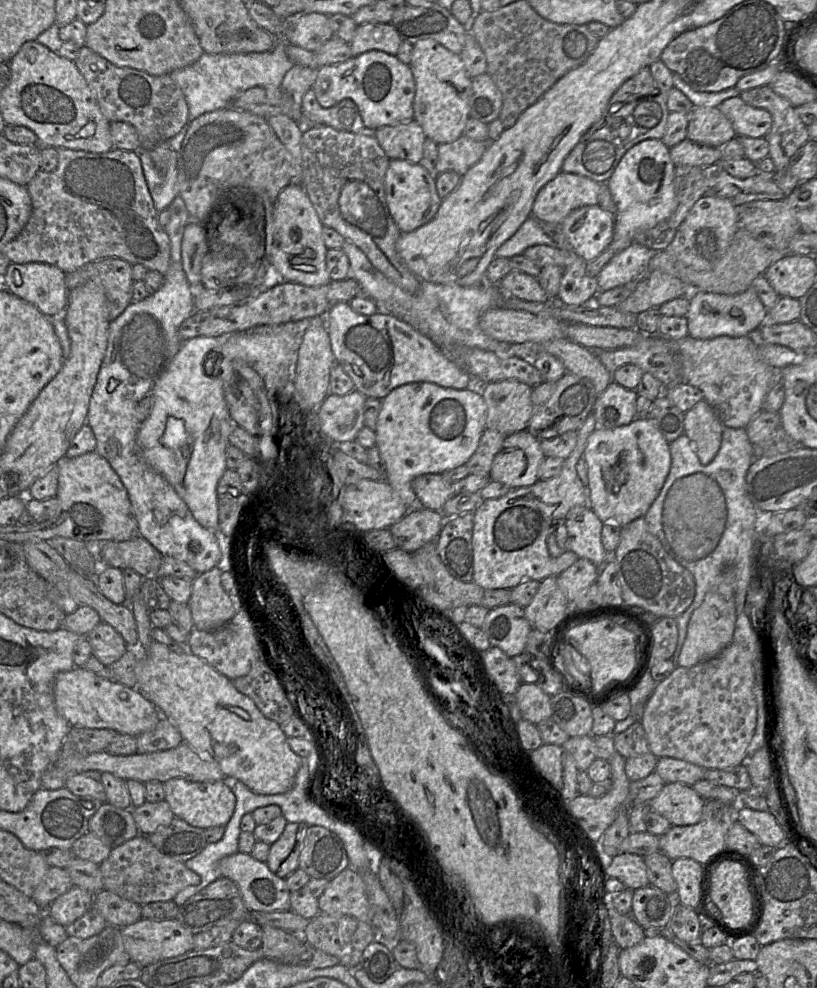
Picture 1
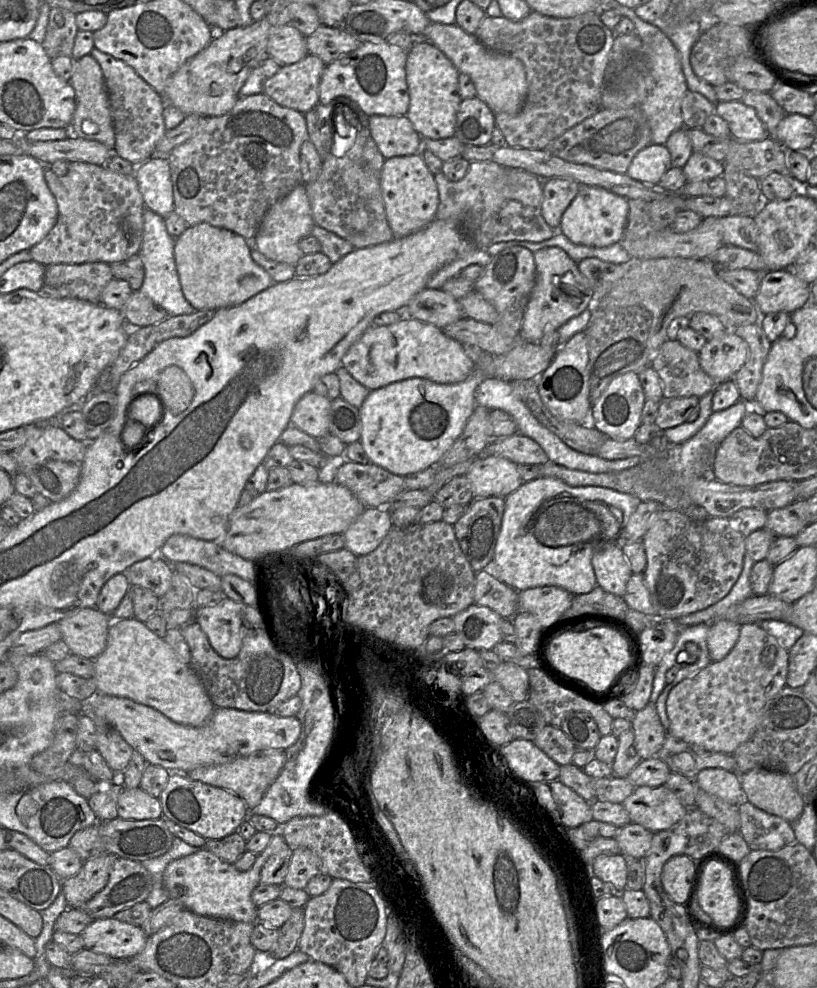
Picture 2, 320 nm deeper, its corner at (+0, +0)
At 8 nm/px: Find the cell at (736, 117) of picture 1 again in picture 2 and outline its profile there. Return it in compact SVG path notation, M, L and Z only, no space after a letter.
M741 100L717 102L715 113L727 121L730 136L735 141L759 141L768 137L763 122L756 111Z

